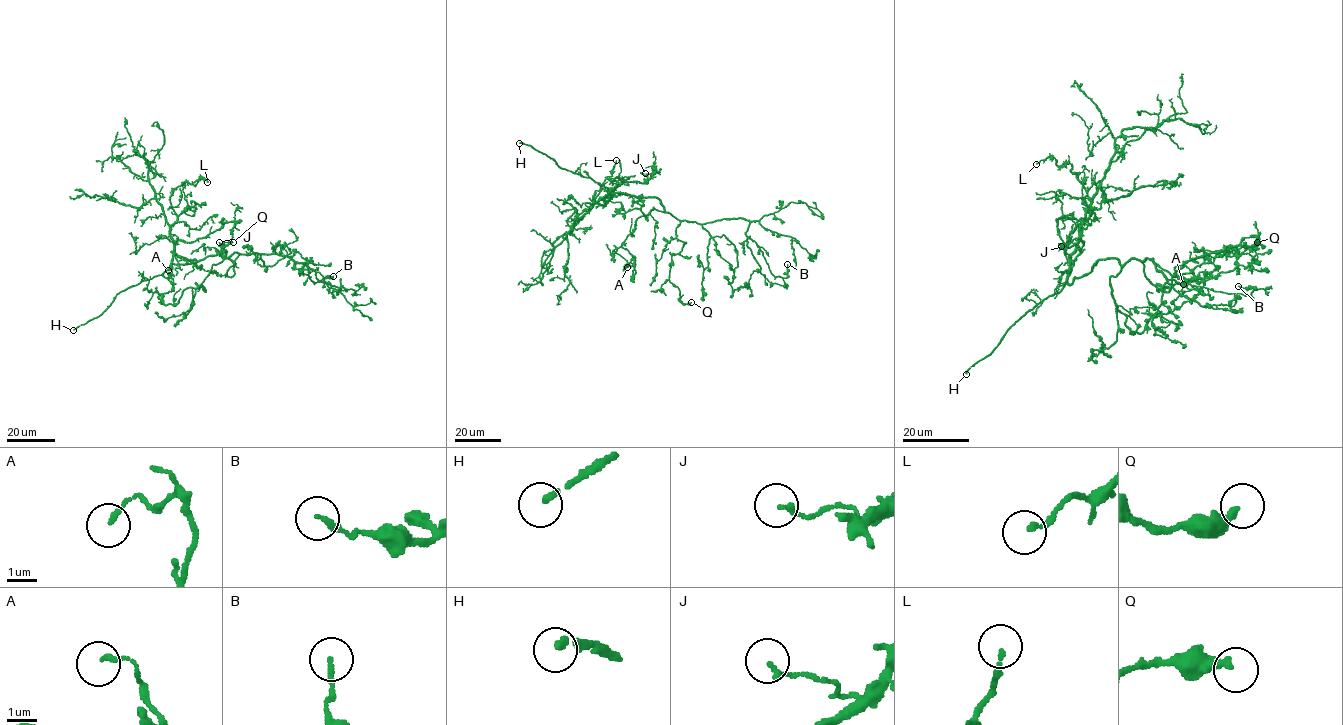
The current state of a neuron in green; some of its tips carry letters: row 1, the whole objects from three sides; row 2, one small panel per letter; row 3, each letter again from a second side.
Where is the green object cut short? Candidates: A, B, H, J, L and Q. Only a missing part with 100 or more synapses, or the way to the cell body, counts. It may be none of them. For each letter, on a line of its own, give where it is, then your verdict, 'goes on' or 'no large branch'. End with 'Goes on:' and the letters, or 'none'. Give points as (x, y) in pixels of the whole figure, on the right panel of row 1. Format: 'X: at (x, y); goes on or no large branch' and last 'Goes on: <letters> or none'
A: at (1183, 284); no large branch
B: at (1238, 286); no large branch
H: at (966, 374); goes on
J: at (1061, 246); no large branch
L: at (1036, 164); no large branch
Q: at (1257, 242); no large branch
Goes on: H

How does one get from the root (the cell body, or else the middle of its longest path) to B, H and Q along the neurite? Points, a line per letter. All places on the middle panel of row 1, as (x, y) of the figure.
B: (632, 196), (657, 198), (680, 220), (744, 218), (746, 235), (770, 273), (786, 277), (787, 264)
H: (632, 196), (610, 193), (608, 188), (562, 168), (545, 154), (519, 143)
Q: (632, 196), (657, 198), (679, 221), (677, 238), (686, 243), (671, 256), (669, 281), (683, 304), (691, 302)

